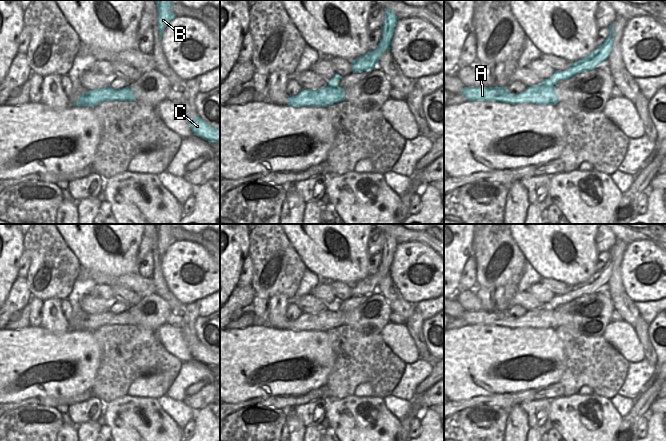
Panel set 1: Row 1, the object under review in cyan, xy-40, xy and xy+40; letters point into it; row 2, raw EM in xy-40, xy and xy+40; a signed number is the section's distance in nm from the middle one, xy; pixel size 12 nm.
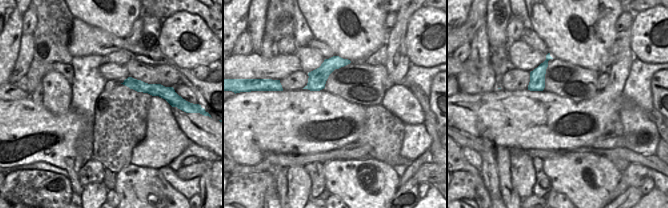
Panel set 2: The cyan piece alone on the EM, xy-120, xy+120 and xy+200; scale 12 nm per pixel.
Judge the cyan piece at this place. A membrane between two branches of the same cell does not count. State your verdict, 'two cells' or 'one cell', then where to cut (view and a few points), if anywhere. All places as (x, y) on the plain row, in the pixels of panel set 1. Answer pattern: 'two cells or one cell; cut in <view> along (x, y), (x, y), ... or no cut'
two cells; cut in xy+40 along (553, 309), (544, 309), (540, 317), (536, 317), (531, 311)

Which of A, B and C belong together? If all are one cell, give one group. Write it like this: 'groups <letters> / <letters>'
groups A C / B

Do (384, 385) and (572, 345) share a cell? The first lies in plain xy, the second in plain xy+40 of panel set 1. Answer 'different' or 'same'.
same

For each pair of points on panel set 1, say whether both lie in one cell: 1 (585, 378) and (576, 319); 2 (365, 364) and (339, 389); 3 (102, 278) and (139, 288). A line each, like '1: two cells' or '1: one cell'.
1: two cells
2: one cell
3: one cell

